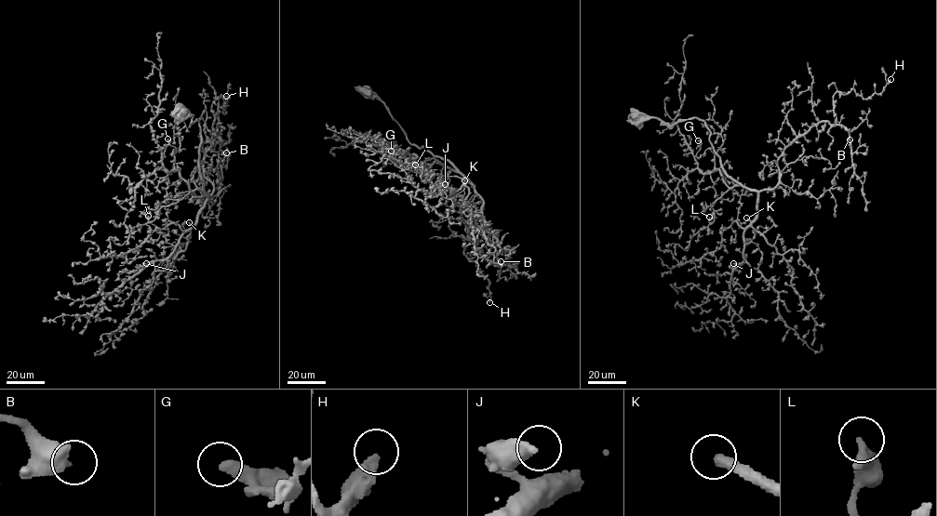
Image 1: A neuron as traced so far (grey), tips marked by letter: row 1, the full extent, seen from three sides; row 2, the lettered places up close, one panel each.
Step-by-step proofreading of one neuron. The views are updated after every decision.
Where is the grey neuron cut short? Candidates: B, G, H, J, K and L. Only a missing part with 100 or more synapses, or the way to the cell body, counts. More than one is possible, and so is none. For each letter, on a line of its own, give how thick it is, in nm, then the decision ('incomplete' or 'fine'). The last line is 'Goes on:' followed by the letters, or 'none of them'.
B: calibre 500 nm; fine
G: calibre 400 nm; fine
H: calibre 440 nm; fine
J: calibre 420 nm; fine
K: calibre 360 nm; incomplete
L: calibre 320 nm; fine
Goes on: K

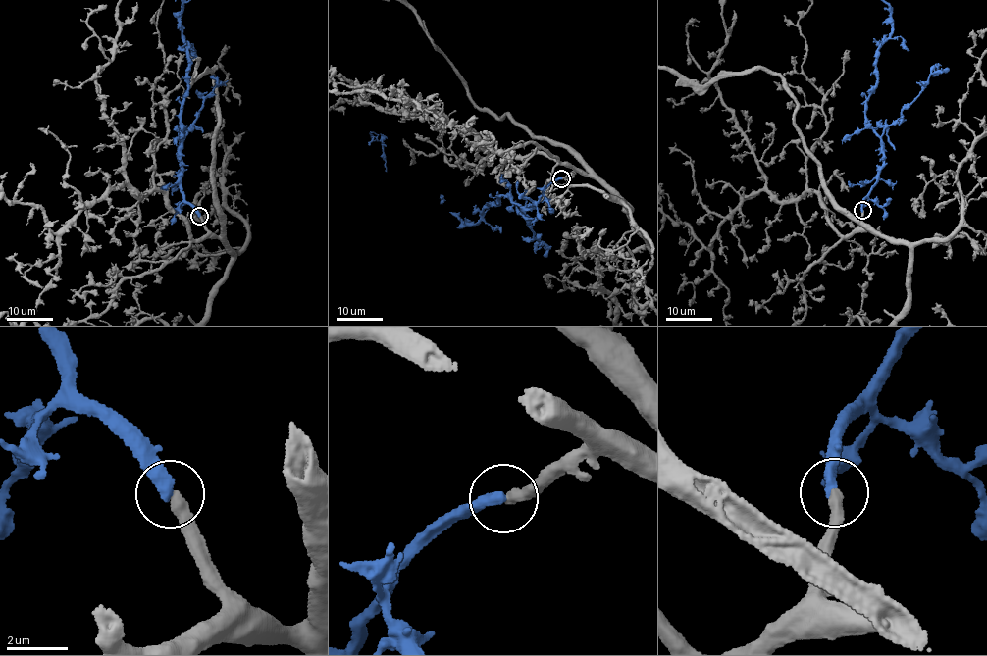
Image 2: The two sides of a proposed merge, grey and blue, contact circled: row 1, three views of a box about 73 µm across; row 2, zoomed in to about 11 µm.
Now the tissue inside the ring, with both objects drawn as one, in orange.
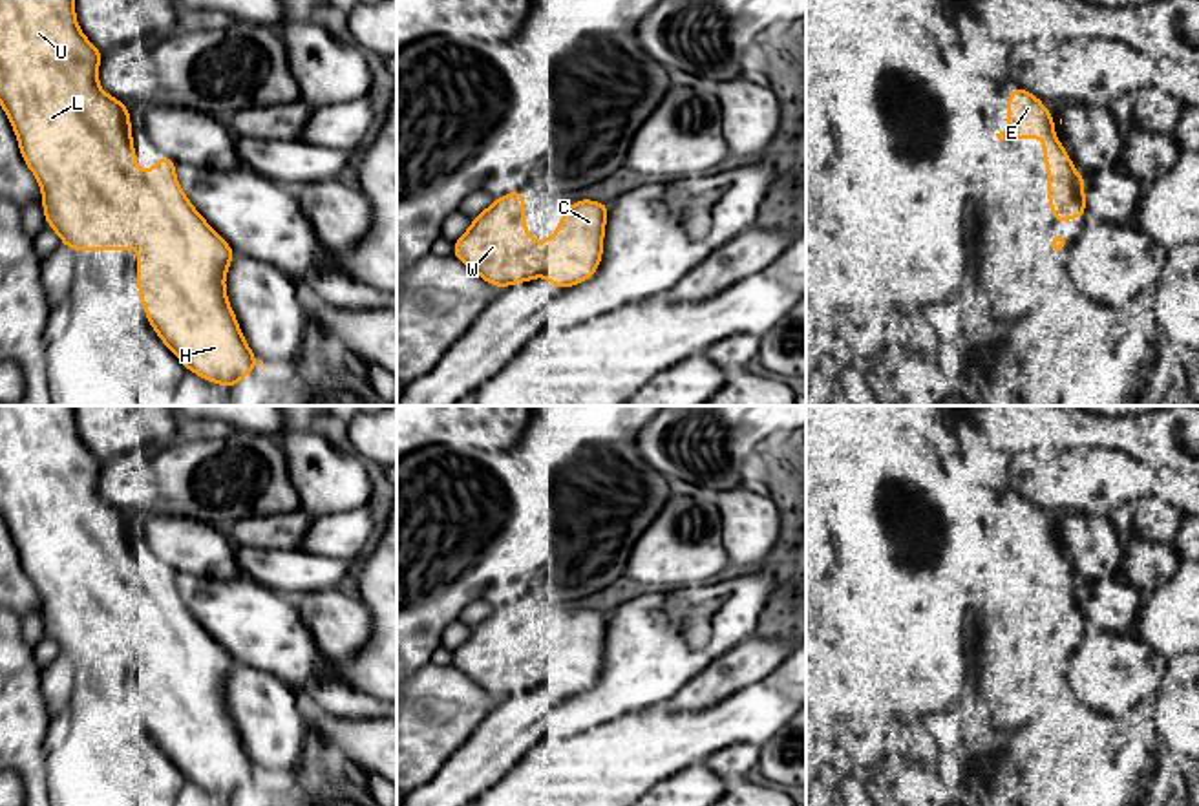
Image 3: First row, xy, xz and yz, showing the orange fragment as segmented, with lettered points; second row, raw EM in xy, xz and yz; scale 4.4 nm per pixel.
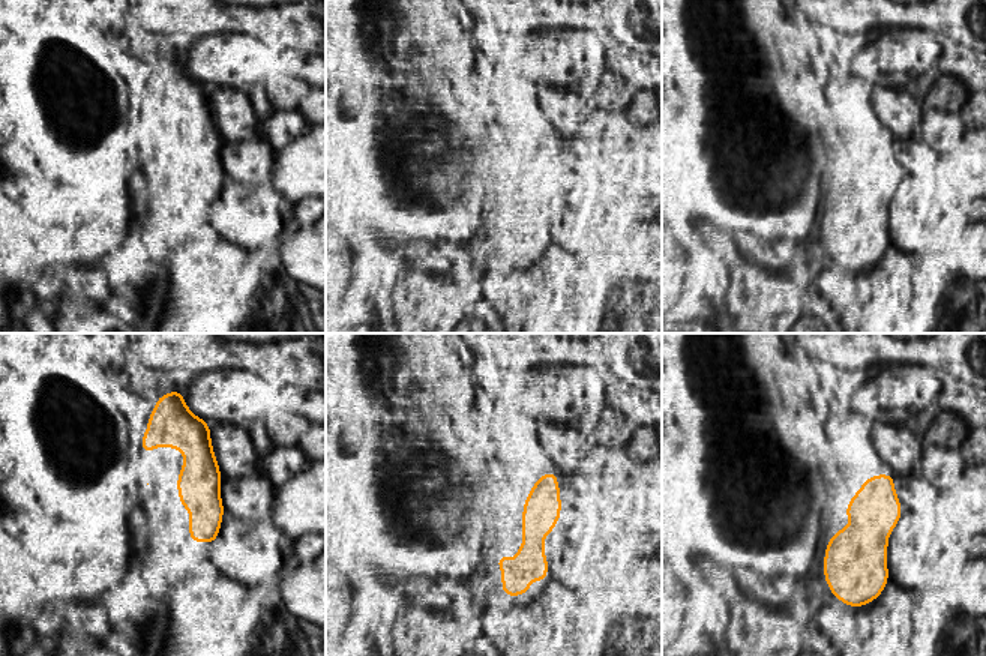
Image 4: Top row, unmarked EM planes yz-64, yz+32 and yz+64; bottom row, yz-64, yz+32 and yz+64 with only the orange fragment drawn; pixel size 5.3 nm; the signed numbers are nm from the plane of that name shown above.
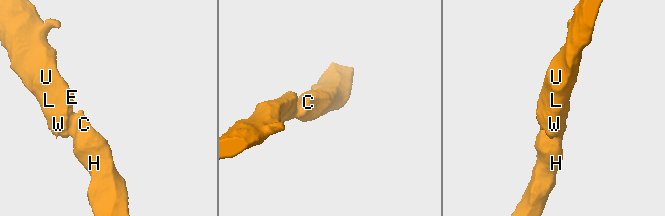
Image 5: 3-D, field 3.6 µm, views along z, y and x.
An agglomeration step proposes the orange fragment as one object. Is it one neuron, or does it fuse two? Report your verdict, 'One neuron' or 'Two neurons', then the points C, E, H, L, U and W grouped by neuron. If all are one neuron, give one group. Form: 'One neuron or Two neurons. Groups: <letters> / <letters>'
One neuron. Groups: C E H L U W

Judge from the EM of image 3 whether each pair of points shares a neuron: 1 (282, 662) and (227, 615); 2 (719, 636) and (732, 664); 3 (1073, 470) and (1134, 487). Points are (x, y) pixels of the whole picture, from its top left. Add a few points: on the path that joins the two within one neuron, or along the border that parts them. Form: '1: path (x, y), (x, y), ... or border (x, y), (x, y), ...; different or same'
1: path (269, 649), (240, 620); same
2: border (744, 638), (719, 655), (693, 678); different
3: path (1088, 479), (1119, 479); same

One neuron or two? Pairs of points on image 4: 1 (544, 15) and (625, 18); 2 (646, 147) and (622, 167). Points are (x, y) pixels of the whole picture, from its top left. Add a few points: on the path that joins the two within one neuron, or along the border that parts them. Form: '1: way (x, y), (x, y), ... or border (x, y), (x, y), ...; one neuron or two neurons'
1: way (563, 15), (605, 18); one neuron
2: way (640, 153), (628, 165); one neuron

